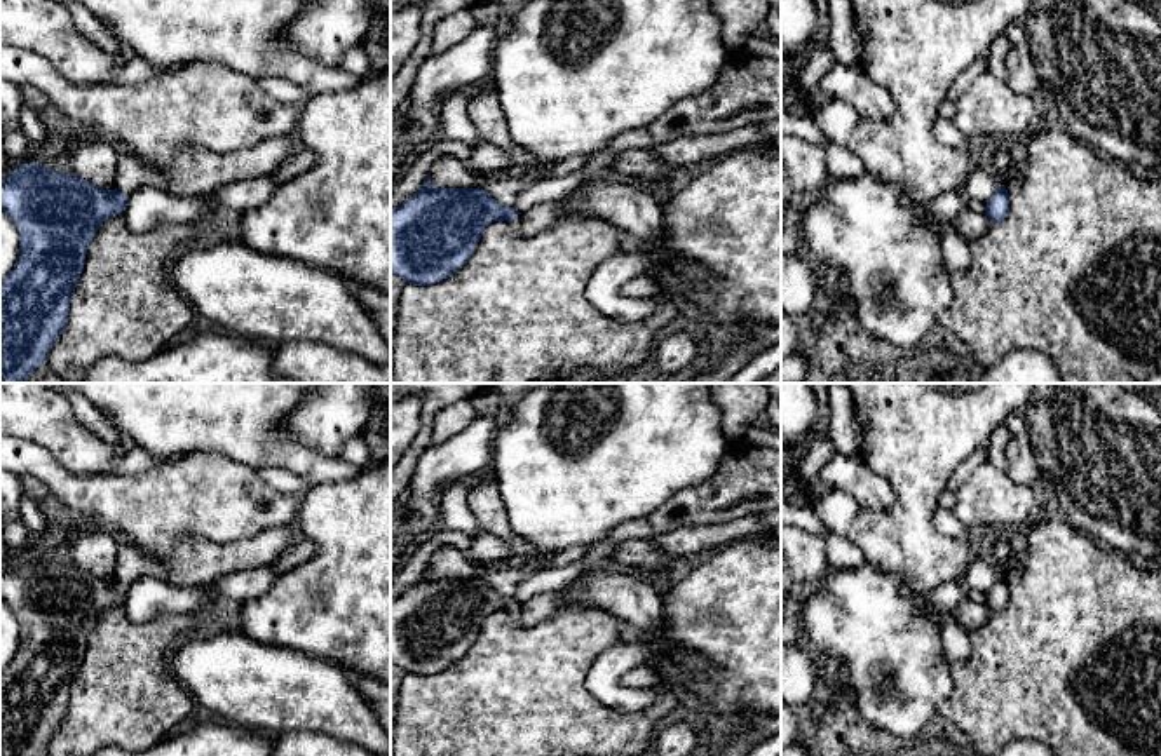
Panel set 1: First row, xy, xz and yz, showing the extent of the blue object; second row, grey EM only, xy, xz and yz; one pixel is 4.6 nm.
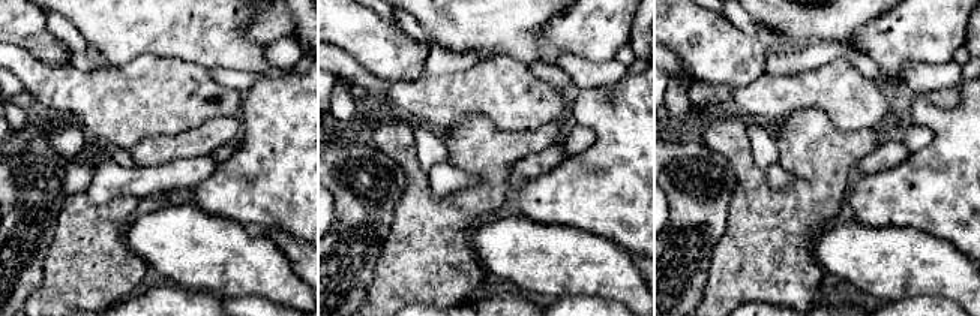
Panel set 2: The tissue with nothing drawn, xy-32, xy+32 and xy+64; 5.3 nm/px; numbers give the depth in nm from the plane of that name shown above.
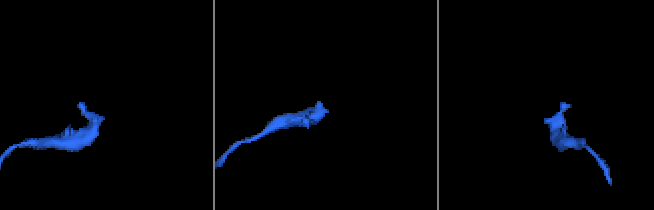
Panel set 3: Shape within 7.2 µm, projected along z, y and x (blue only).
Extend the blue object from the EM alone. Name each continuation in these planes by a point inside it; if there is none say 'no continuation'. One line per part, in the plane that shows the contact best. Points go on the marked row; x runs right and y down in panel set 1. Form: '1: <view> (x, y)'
1: xy (129, 173)

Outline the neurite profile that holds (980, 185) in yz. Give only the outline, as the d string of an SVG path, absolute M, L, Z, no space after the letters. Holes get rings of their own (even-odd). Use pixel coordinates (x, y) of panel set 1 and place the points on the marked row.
M974 164L961 193L966 200L976 199L987 202L1001 185L1001 178L994 178Z

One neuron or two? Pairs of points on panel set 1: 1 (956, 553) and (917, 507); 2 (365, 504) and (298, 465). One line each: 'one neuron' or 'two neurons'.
1: one neuron
2: two neurons

